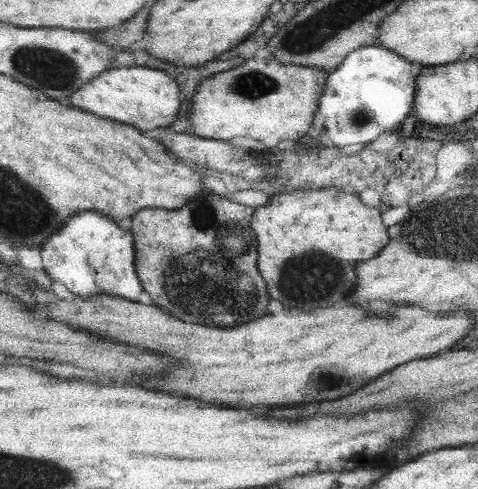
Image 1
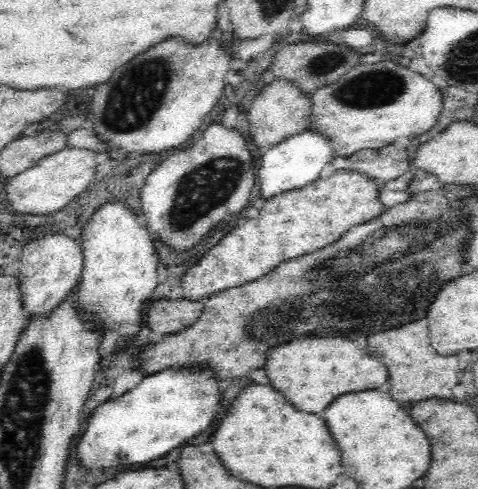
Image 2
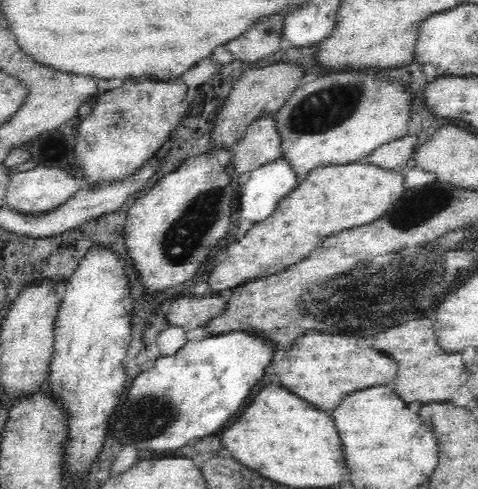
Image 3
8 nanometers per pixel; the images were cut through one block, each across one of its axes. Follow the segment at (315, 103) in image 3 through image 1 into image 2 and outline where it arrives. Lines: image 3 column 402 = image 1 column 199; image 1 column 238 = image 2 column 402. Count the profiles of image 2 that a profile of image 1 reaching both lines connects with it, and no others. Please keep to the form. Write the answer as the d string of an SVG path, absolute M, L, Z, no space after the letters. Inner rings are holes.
M394 58L378 64L358 64L348 68L336 82L318 88L308 98L306 126L328 140L332 160L352 158L360 150L378 150L400 136L418 138L430 132L442 112L442 92L416 72L400 66Z

